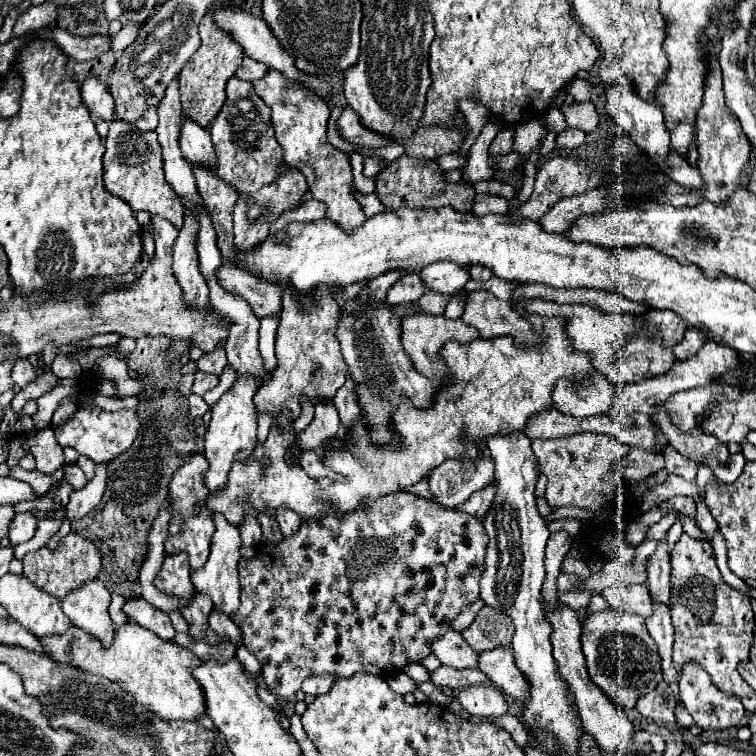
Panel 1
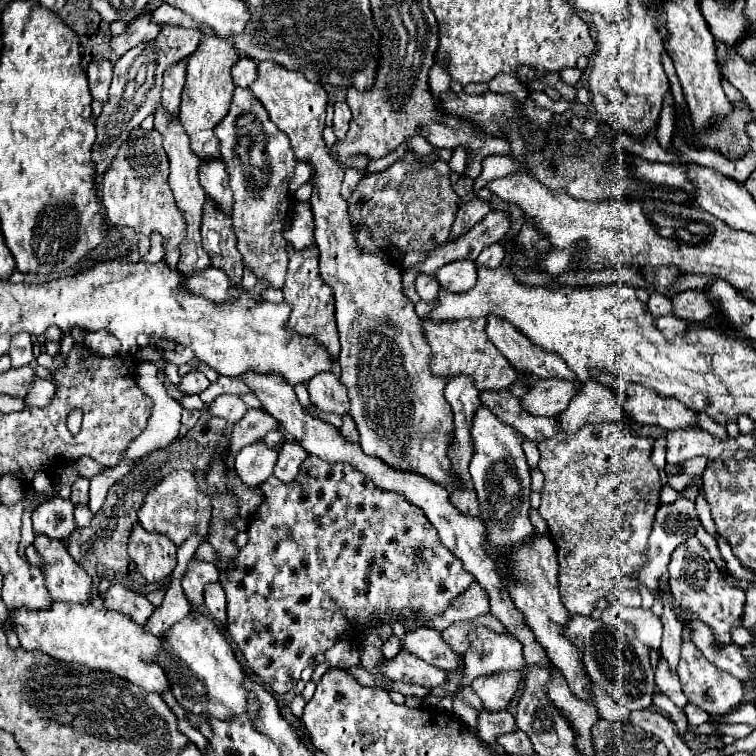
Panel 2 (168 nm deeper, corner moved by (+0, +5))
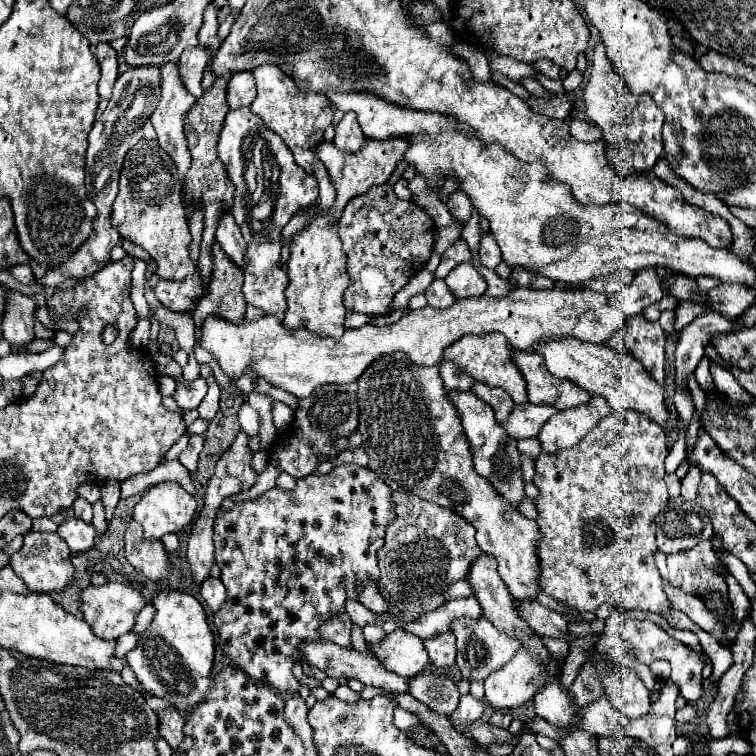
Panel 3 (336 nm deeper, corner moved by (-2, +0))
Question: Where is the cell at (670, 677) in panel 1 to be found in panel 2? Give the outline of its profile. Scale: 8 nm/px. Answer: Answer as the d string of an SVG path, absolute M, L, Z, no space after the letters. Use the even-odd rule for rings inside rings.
M660 656L660 662L658 662L658 670L656 670L656 684L658 684L660 692L664 692L678 708L684 708L688 704L688 698L684 698L684 692L680 688L678 676L670 672L668 662L662 656Z

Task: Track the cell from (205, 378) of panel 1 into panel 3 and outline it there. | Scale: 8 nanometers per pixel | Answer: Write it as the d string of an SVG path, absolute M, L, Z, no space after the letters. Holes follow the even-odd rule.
M198 377L192 383L180 381L180 383L176 383L174 399L180 405L180 409L196 409L200 405L200 401L206 397L206 391L208 391L208 385L206 385L204 377Z

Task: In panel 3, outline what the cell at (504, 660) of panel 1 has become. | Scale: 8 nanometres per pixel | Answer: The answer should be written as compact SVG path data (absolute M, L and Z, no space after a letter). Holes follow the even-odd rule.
M486 617L480 619L460 619L458 623L454 623L452 633L456 635L456 665L462 673L462 679L466 679L468 683L472 681L484 681L490 673L502 669L522 647L516 639L504 635L502 631L498 631Z

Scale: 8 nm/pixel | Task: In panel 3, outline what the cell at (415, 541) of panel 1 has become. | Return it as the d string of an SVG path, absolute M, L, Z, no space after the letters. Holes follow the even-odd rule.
M346 463L346 465L338 465L336 469L332 469L326 475L308 475L306 479L298 479L298 485L294 491L282 491L278 487L268 489L266 493L262 493L256 499L244 501L240 505L236 505L232 511L220 515L214 523L214 555L216 555L216 563L220 563L222 569L222 583L228 589L228 599L222 605L222 611L214 613L214 625L218 625L218 633L220 633L220 643L222 647L226 647L226 655L244 671L248 673L252 679L264 681L266 685L274 687L276 691L288 691L290 695L298 695L300 689L300 681L292 675L292 665L302 659L302 653L298 651L300 643L308 643L308 641L324 641L318 633L318 629L334 615L344 613L346 601L354 599L358 601L358 593L356 587L362 583L378 583L380 579L380 571L378 571L378 551L384 547L384 533L386 527L390 525L390 521L396 519L396 505L392 501L392 489L386 487L386 483L382 483L382 479L370 469L370 467L358 467L354 463Z

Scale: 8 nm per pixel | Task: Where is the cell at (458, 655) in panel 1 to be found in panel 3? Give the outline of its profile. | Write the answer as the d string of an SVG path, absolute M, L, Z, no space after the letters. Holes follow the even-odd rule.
M402 629L386 635L380 645L372 645L372 655L382 659L386 669L404 677L414 677L432 667L422 639Z

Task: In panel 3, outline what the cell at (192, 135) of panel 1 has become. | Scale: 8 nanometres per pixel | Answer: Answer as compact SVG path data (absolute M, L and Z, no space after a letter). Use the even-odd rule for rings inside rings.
M222 211L220 219L218 219L218 229L216 229L216 239L222 245L222 249L226 251L228 257L232 257L232 261L242 267L242 259L244 259L244 239L240 235L240 225L234 221L232 211Z

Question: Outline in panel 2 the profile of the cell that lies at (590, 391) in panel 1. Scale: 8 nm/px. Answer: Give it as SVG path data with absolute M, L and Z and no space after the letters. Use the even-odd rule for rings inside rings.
M536 380L536 384L528 386L526 394L520 398L524 410L532 416L558 416L572 396L582 388L578 382L566 382L566 380Z

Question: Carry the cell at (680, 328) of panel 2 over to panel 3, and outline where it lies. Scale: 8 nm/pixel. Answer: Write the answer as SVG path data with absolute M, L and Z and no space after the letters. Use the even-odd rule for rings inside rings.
M644 315L630 317L606 343L618 353L632 353L644 369L650 371L652 379L656 379L664 387L664 349L666 349L666 331L658 321L648 321Z

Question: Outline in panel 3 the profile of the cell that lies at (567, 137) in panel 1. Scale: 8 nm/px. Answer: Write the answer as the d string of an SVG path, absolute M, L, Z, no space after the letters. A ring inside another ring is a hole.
M582 119L570 121L570 133L578 141L598 141L598 139L602 139L602 131L594 123L582 121Z

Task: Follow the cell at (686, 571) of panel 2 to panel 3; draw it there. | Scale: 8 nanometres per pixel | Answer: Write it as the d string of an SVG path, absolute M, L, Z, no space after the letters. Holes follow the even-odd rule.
M702 541L696 547L670 555L668 557L668 581L696 597L704 597L704 589L716 591L722 601L726 603L726 613L722 615L722 621L732 627L734 625L734 609L732 601L728 597L728 585L722 575L716 571L718 557L710 547L710 541Z

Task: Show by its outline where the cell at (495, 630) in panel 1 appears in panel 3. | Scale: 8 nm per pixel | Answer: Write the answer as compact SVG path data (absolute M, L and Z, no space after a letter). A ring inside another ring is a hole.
M452 633L438 635L430 641L424 641L424 647L436 667L450 667L456 663L456 639Z

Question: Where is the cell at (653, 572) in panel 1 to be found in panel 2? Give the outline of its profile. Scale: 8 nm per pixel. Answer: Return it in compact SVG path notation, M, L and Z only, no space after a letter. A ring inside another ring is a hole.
M666 606L662 612L662 624L664 624L664 636L662 636L662 646L660 652L666 658L668 666L672 672L678 668L680 660L680 644L682 644L682 624L678 622L676 614Z

